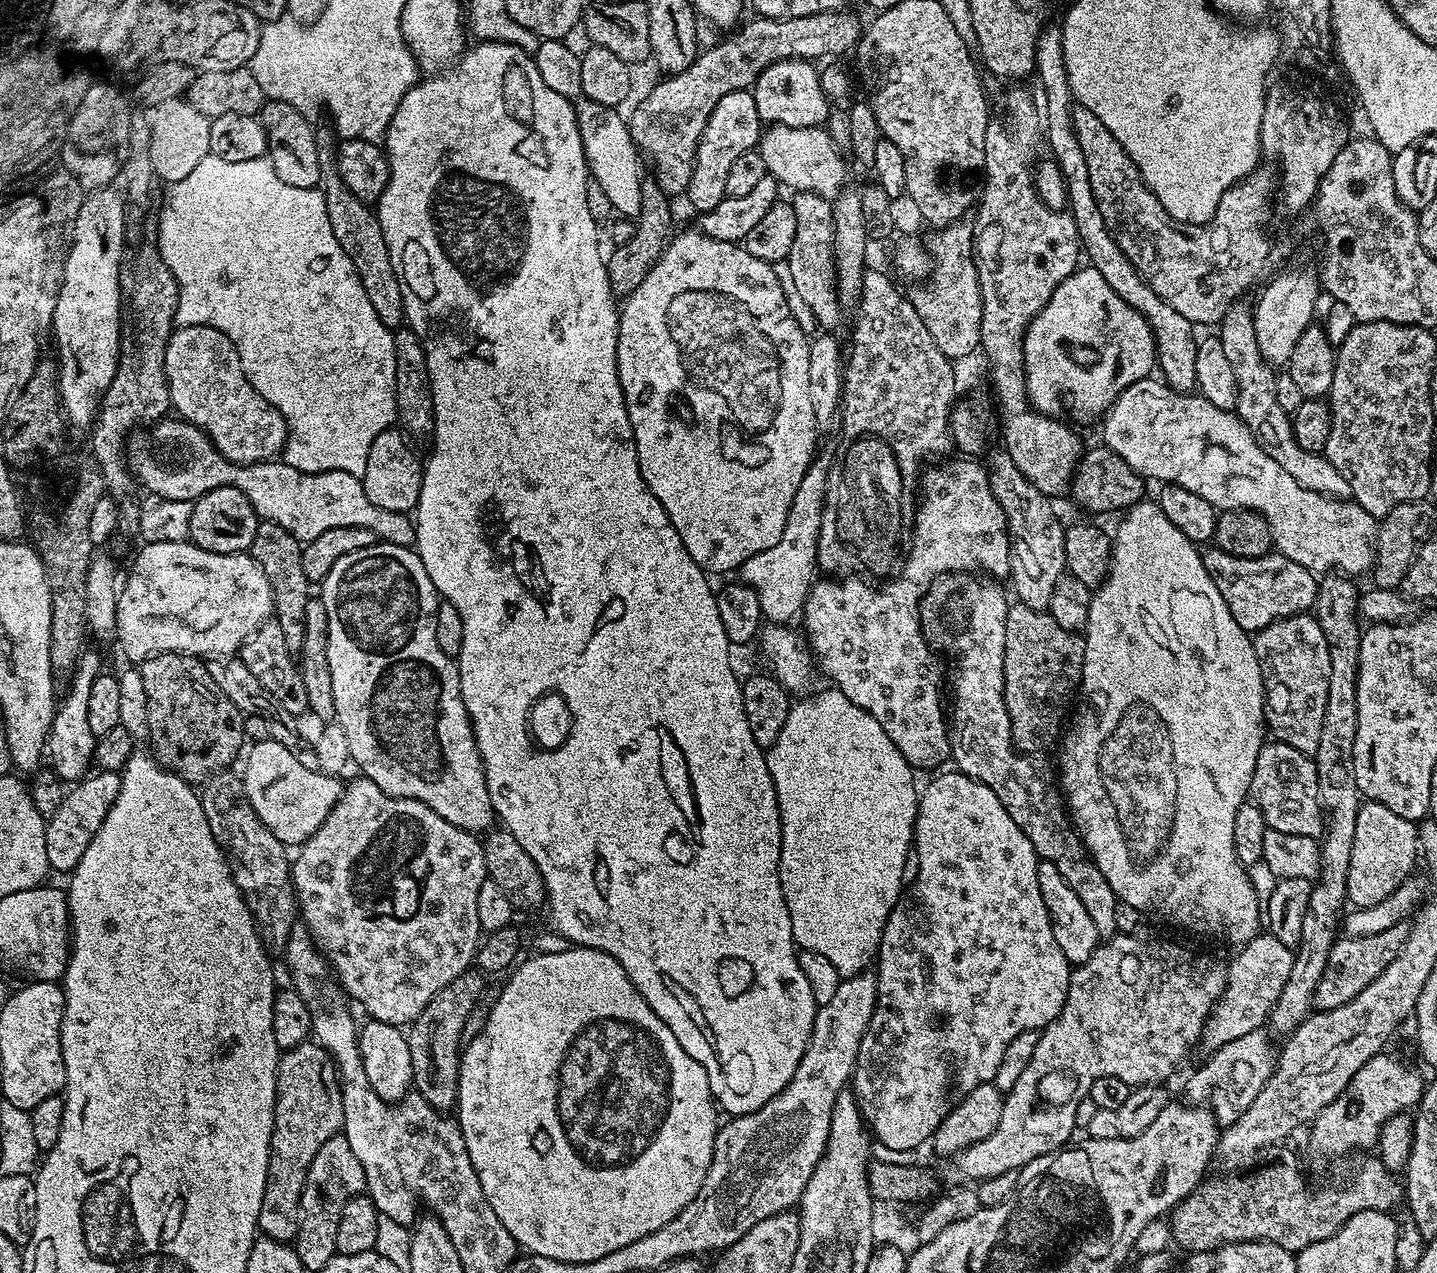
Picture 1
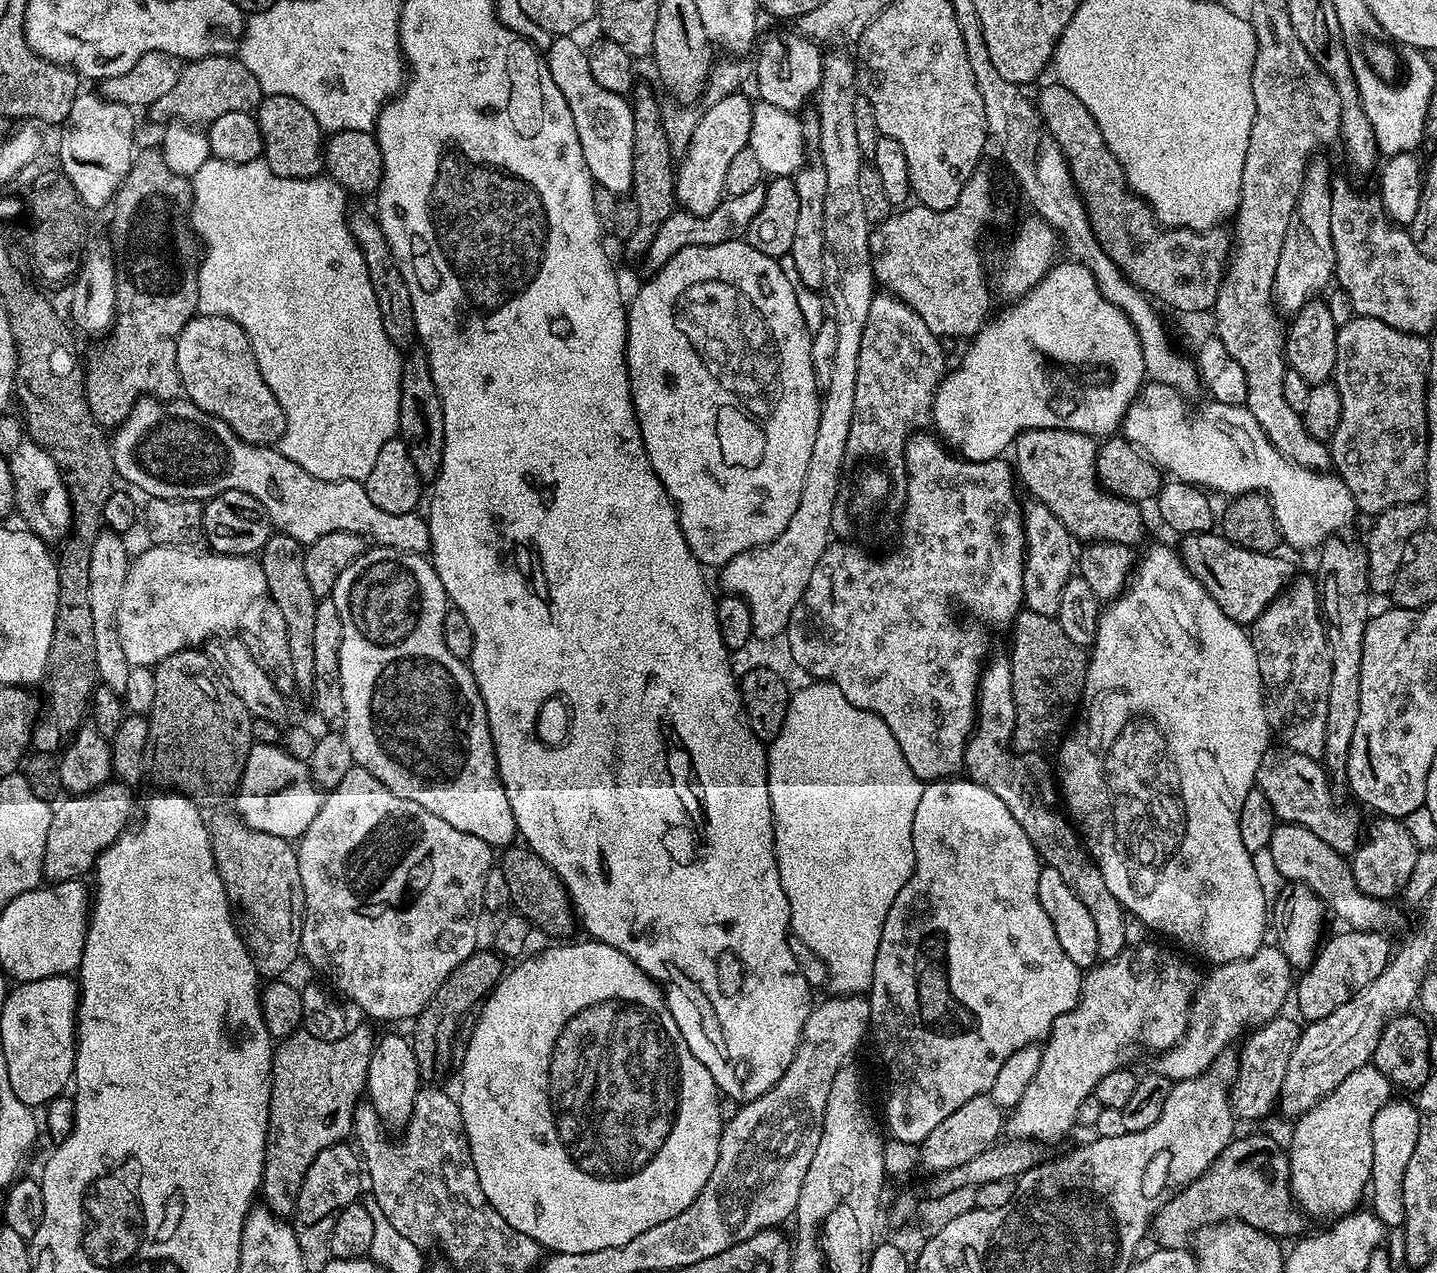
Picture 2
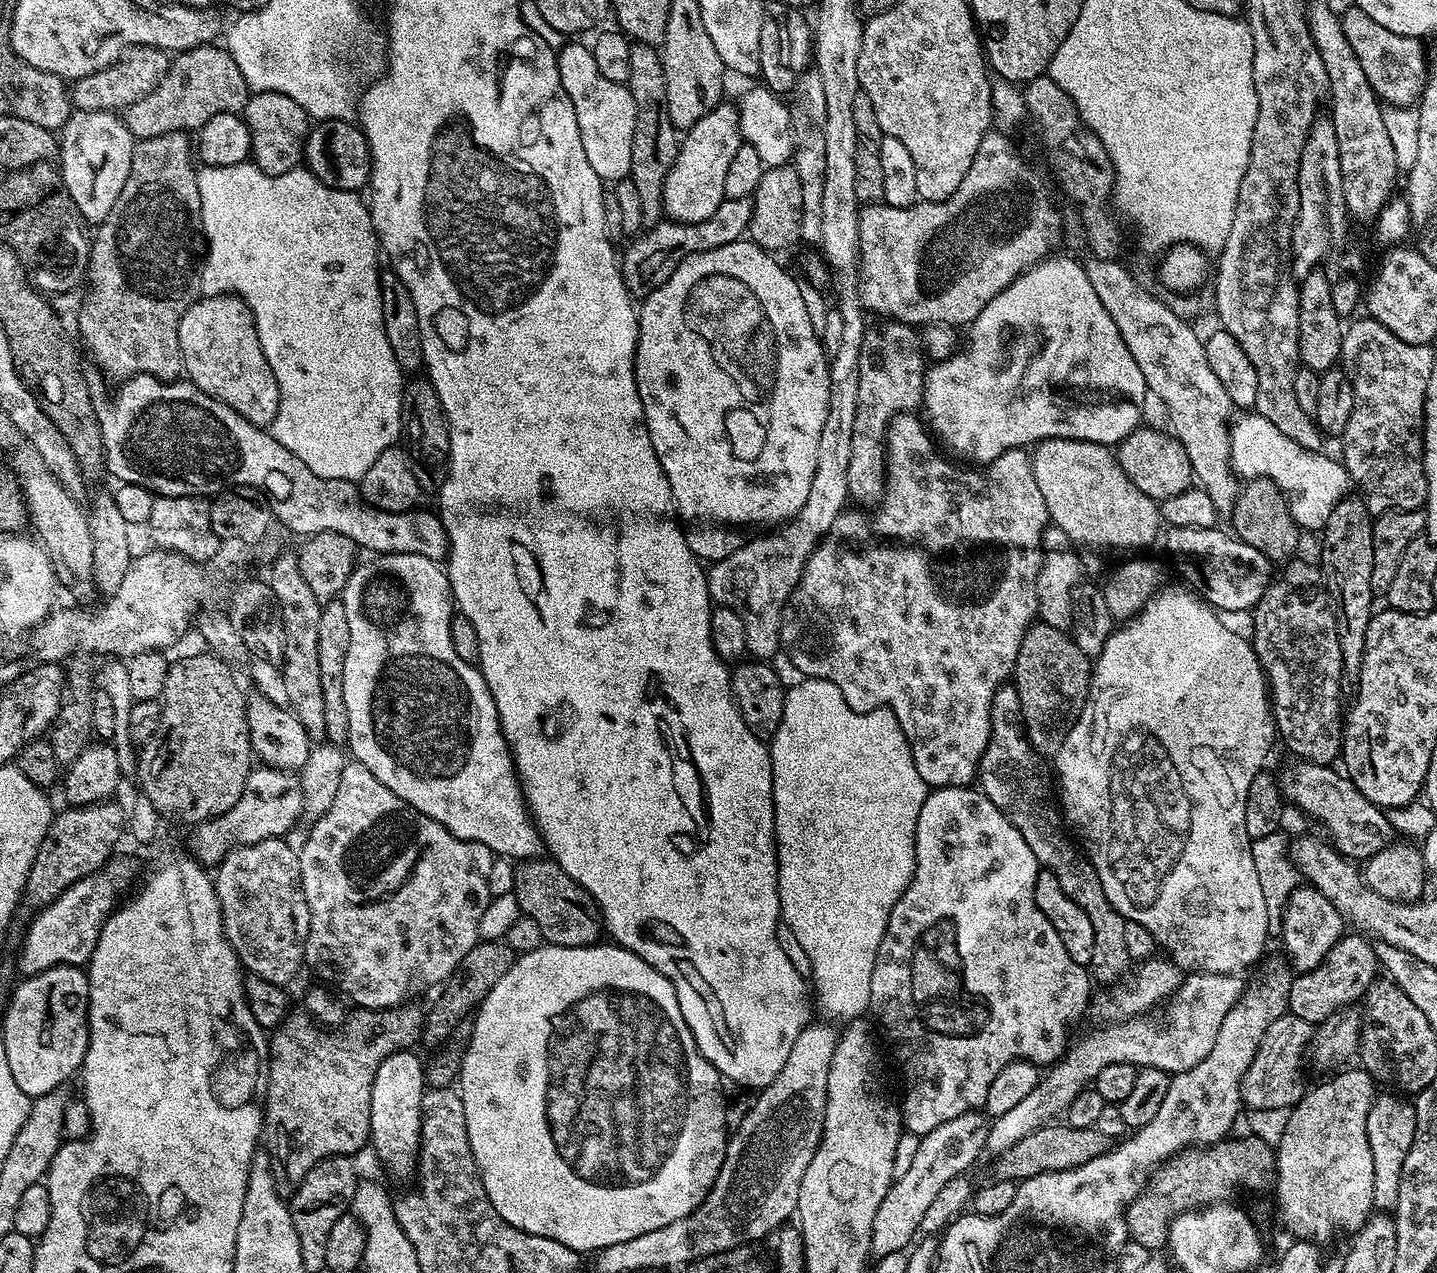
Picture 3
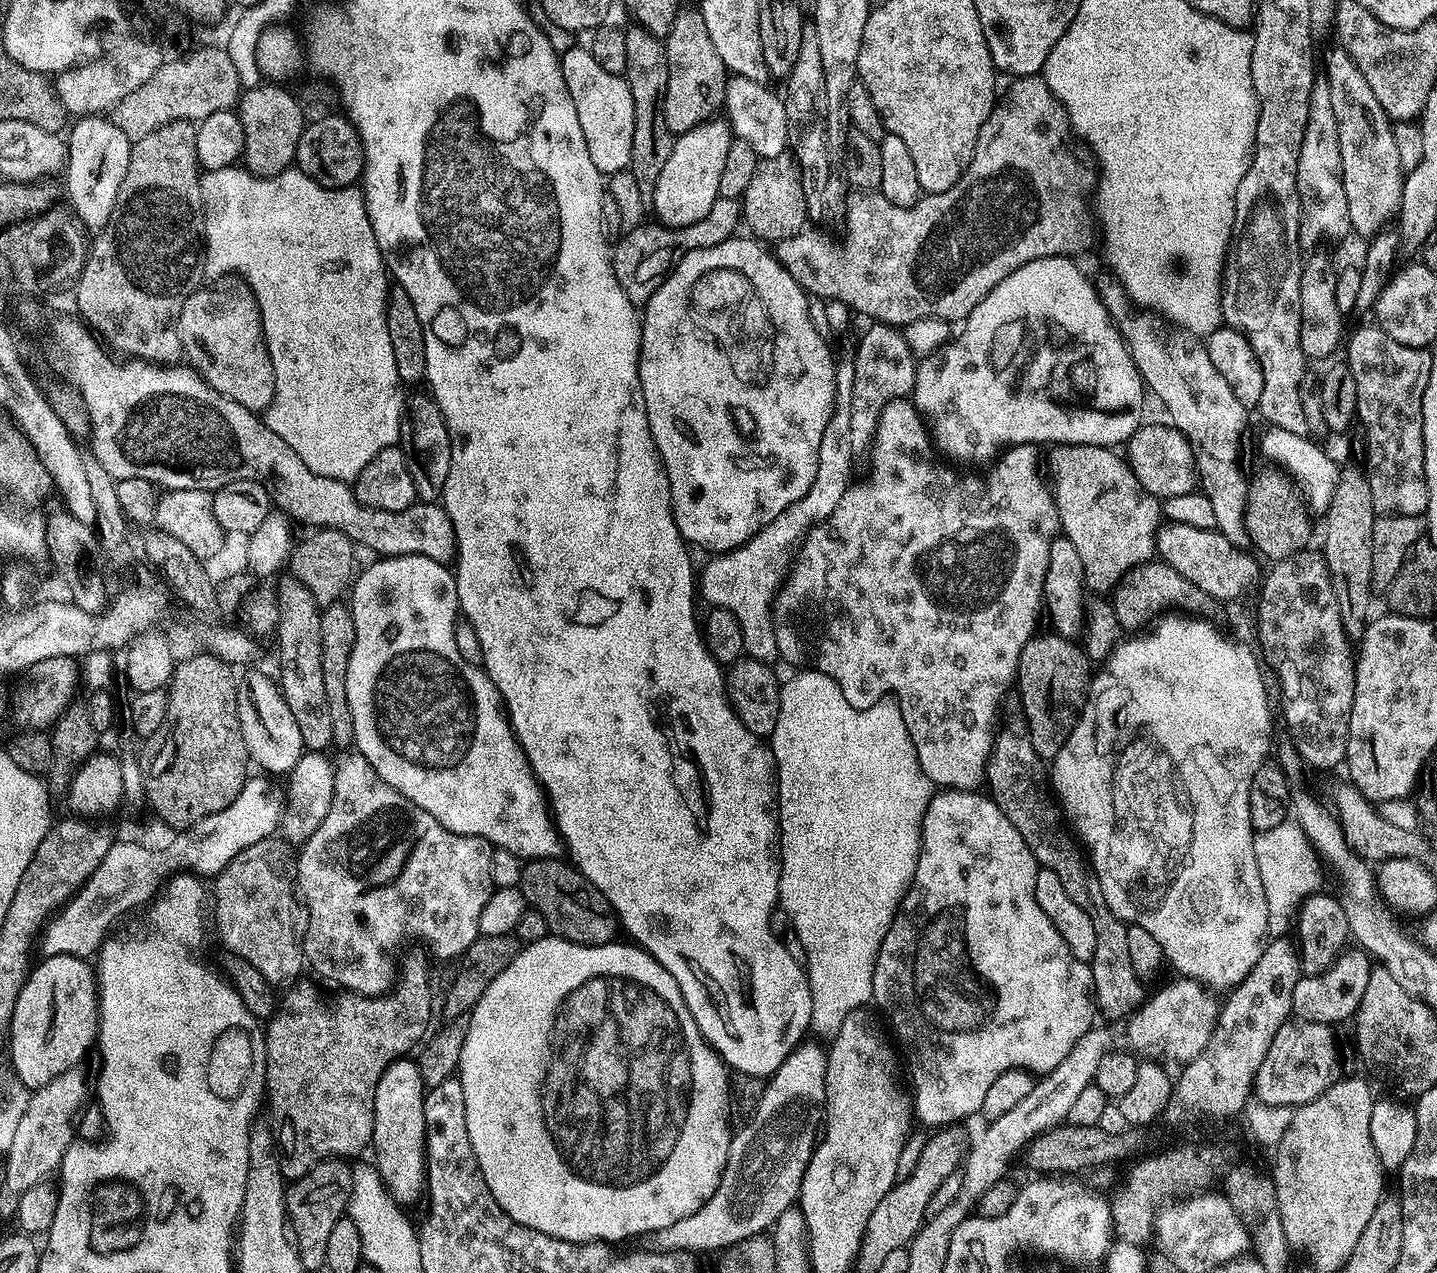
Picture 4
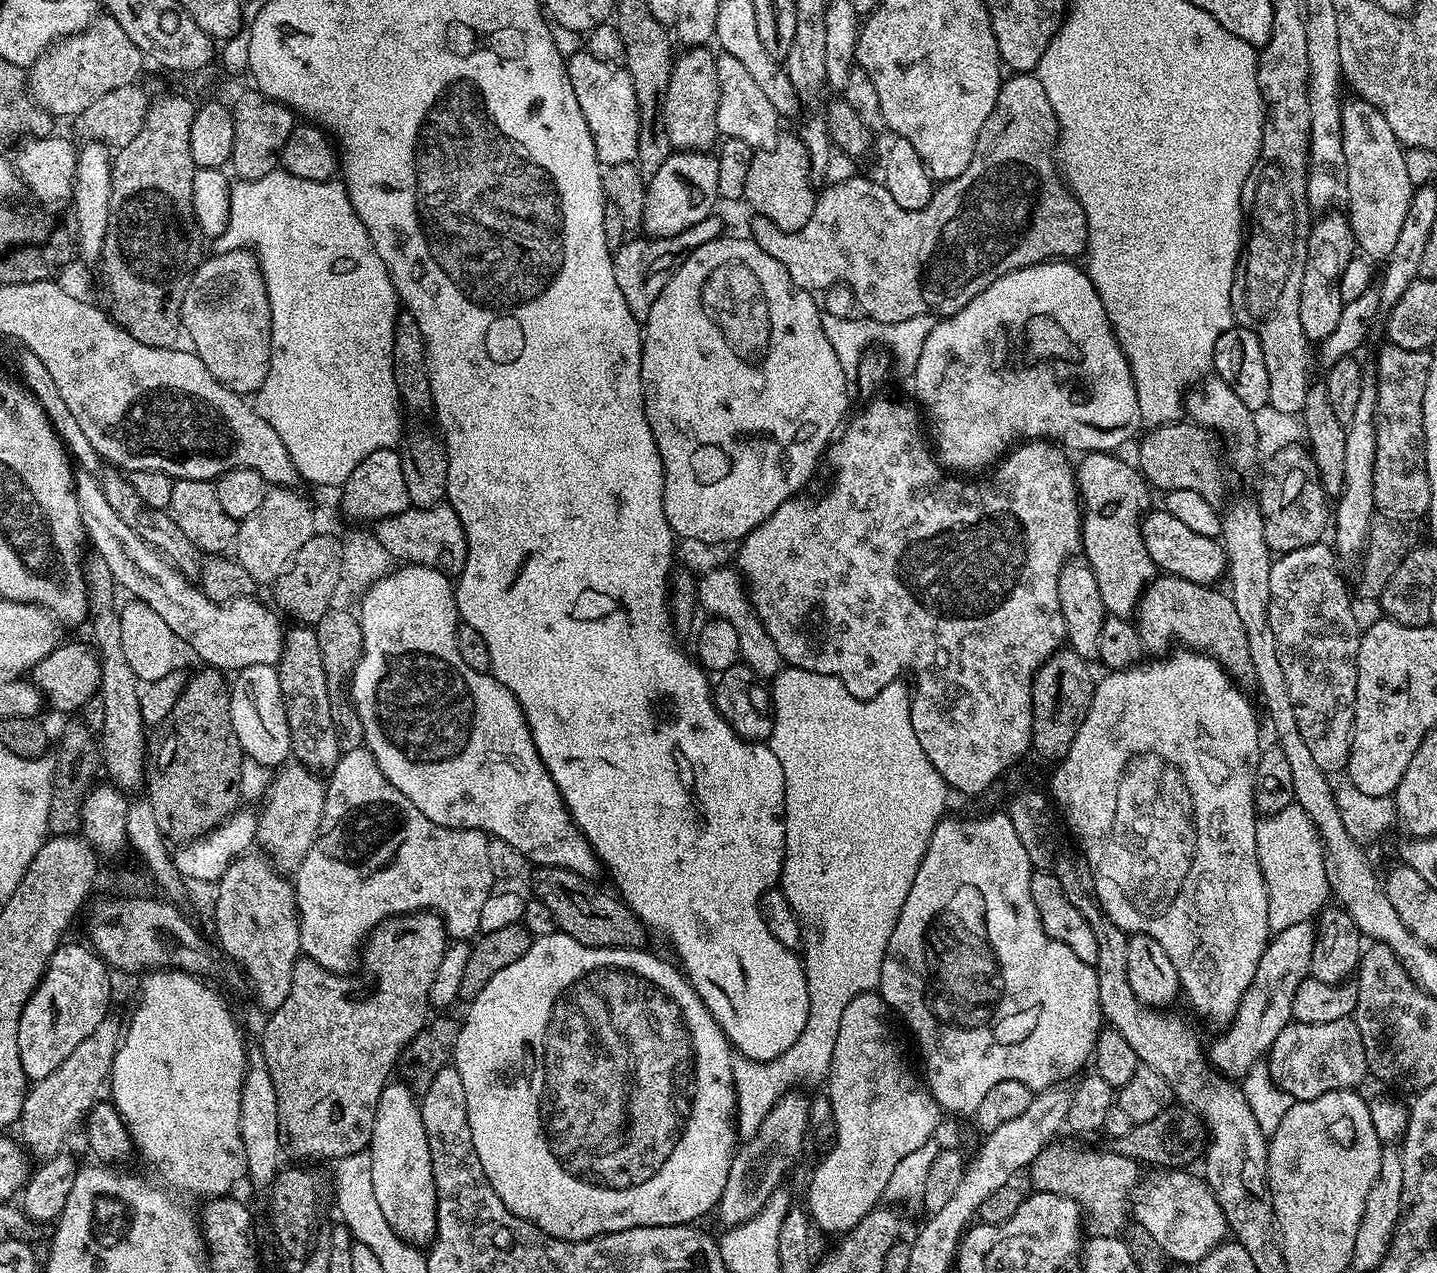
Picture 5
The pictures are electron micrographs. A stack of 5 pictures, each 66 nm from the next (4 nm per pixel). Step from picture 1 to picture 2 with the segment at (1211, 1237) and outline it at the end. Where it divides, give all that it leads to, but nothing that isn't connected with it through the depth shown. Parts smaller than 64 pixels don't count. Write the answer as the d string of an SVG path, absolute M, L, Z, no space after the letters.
M1259 1135L1232 1139L1193 1184L1187 1184L1156 1211L1150 1232L1153 1237L1156 1235L1154 1240L1159 1247L1185 1247L1200 1228L1234 1220L1277 1238L1296 1238L1305 1231L1306 1217L1288 1185L1288 1153L1274 1138Z

